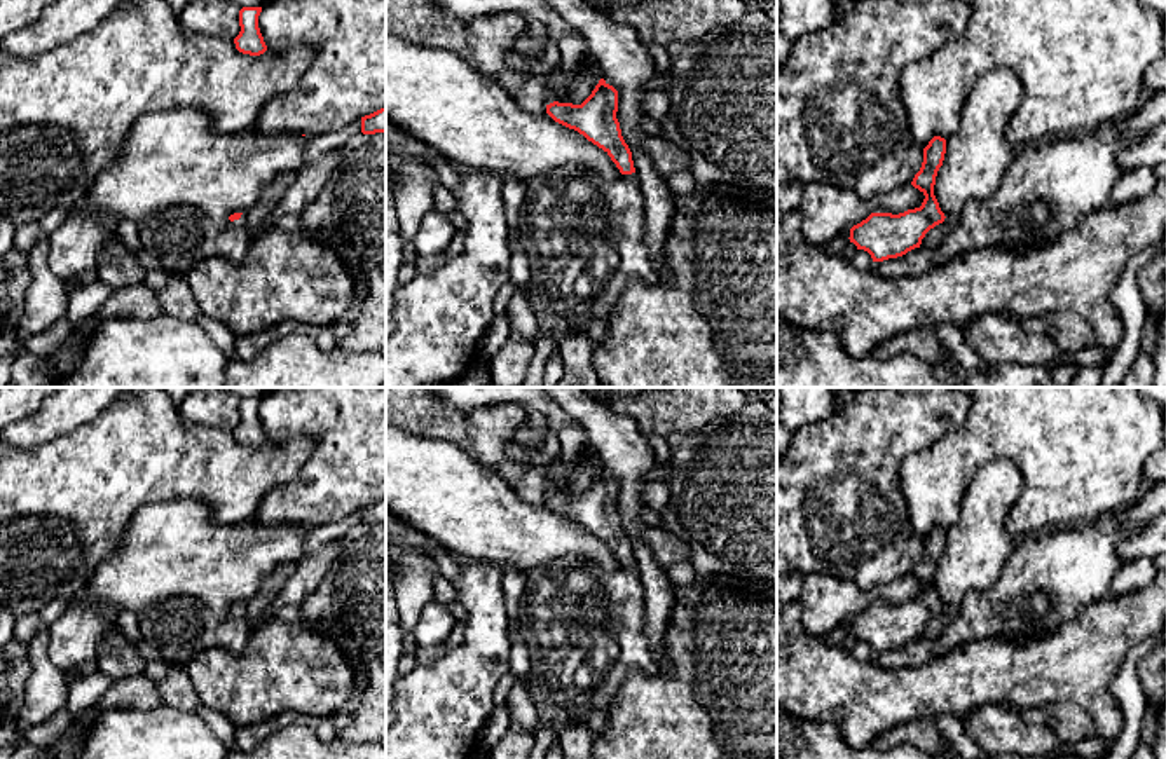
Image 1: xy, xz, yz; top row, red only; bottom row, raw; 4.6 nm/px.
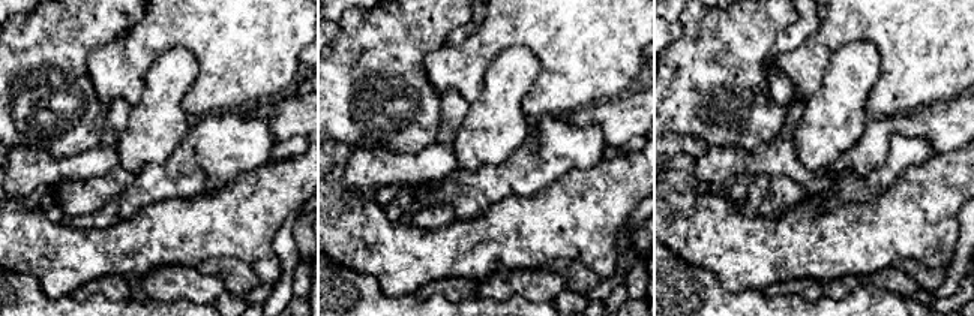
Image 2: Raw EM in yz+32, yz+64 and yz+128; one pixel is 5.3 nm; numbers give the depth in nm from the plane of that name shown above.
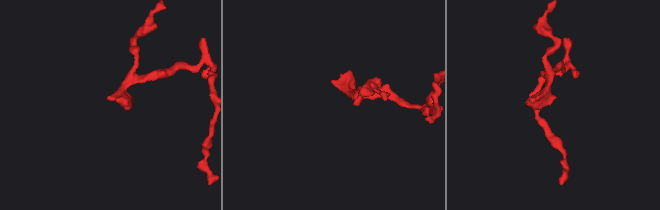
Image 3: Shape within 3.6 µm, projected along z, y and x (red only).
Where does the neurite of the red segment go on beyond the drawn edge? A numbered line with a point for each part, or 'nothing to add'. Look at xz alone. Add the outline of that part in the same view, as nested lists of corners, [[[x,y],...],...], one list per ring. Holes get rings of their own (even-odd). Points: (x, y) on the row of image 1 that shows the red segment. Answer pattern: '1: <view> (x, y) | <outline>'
1: xz (582, 234) | [[[566,164],[543,176],[532,176],[525,181],[517,227],[531,267],[527,284],[532,297],[531,307],[536,312],[539,330],[552,335],[557,344],[567,335],[585,333],[595,319],[607,323],[630,281],[653,284],[660,279],[642,241],[644,208],[635,173],[618,180],[604,180],[580,164]]]

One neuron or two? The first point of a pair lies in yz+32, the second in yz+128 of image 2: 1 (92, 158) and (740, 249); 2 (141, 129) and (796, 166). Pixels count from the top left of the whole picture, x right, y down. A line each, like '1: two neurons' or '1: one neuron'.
1: two neurons
2: two neurons

